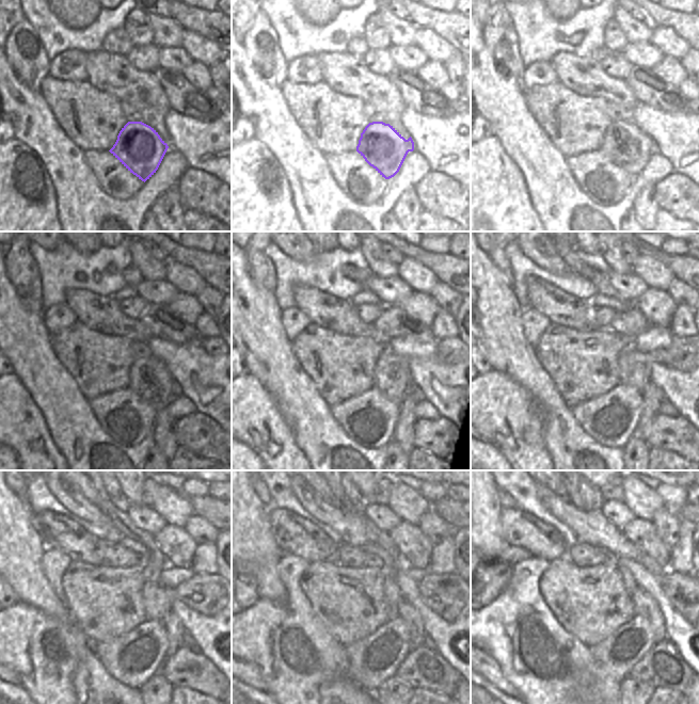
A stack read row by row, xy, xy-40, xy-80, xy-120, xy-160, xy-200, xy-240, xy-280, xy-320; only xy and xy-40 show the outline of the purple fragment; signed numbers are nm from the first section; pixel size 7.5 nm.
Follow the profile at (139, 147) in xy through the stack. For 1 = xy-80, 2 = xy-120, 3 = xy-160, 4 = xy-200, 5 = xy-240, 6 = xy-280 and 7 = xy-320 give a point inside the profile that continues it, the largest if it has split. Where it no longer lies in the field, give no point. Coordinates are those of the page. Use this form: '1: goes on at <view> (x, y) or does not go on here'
1: goes on at xy-80 (624, 144)
2: goes on at xy-120 (149, 379)
3: goes on at xy-160 (392, 376)
4: goes on at xy-200 (634, 369)
5: goes on at xy-240 (156, 598)
6: goes on at xy-280 (393, 596)
7: goes on at xy-320 (630, 585)

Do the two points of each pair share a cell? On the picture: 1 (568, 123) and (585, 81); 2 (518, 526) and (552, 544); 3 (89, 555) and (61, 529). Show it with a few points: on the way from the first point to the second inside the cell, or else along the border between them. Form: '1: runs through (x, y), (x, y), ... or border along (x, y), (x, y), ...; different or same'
1: border along (557, 81), (580, 95), (601, 97), (603, 99); different
2: runs through (526, 531), (543, 541); same
3: runs through (82, 548), (67, 536); same

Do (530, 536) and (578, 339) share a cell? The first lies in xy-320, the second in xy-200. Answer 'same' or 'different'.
different

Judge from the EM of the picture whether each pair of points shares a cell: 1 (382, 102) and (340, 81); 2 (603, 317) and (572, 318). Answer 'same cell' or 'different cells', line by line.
1: same cell
2: different cells

